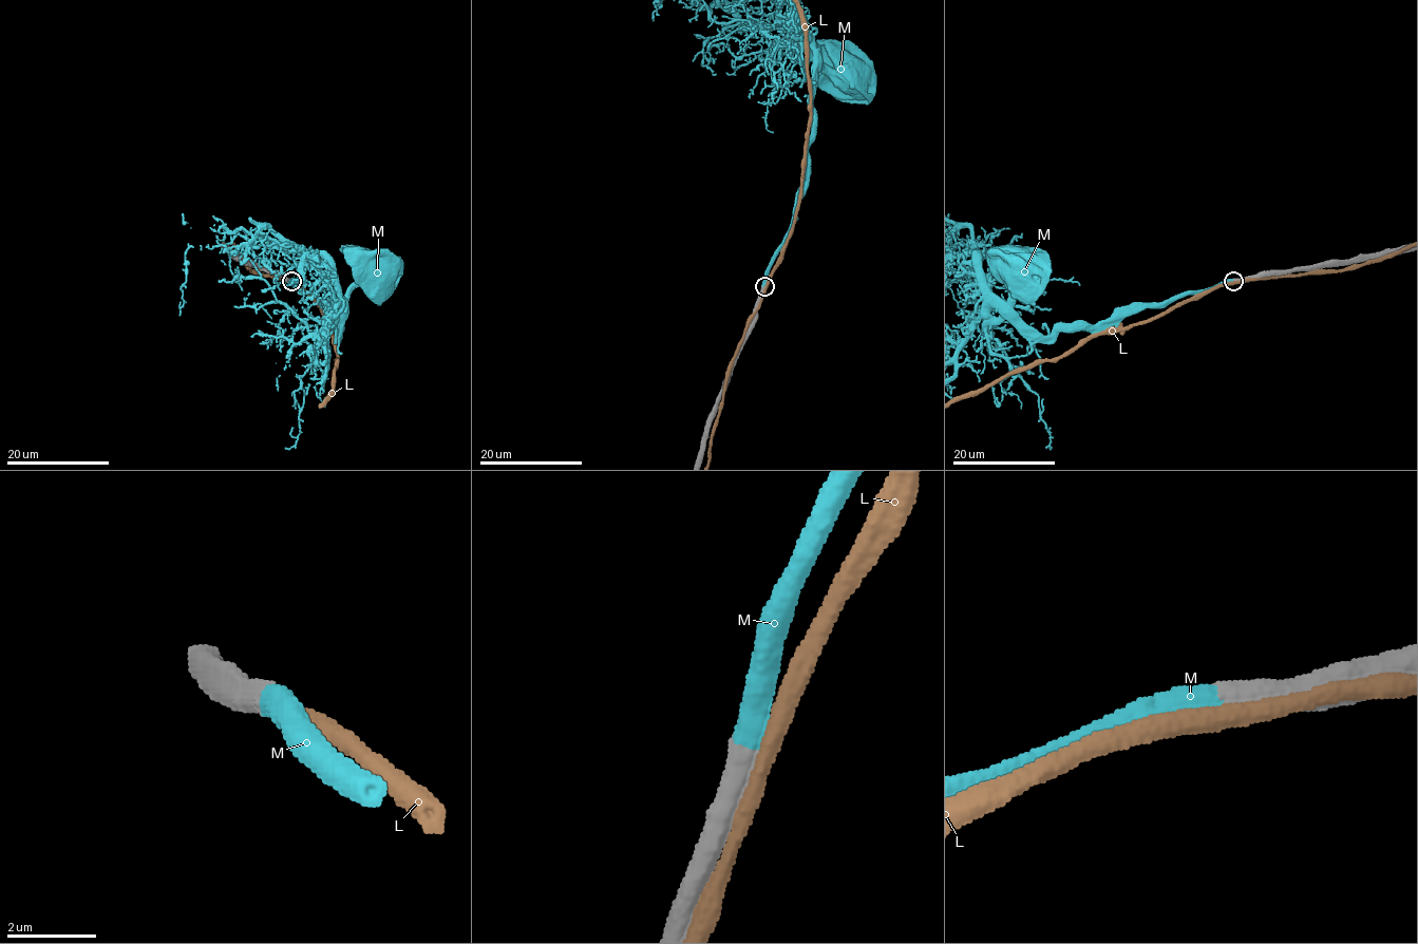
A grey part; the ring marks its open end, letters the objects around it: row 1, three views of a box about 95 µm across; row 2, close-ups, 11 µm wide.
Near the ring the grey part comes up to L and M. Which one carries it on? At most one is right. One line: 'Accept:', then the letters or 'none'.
Accept: M

